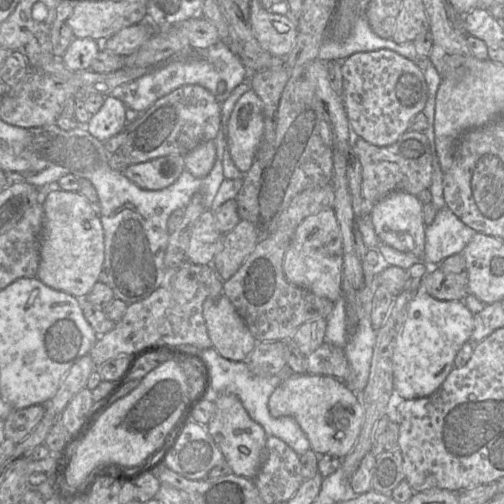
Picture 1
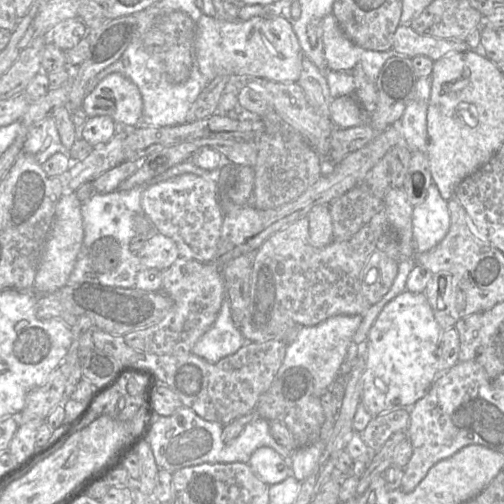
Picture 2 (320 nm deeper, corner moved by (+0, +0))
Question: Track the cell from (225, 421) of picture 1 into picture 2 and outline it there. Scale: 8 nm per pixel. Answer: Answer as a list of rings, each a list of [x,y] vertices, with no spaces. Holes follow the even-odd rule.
[[[271,447],[256,449],[248,465],[258,478],[269,486],[282,482],[290,475],[286,460]]]

